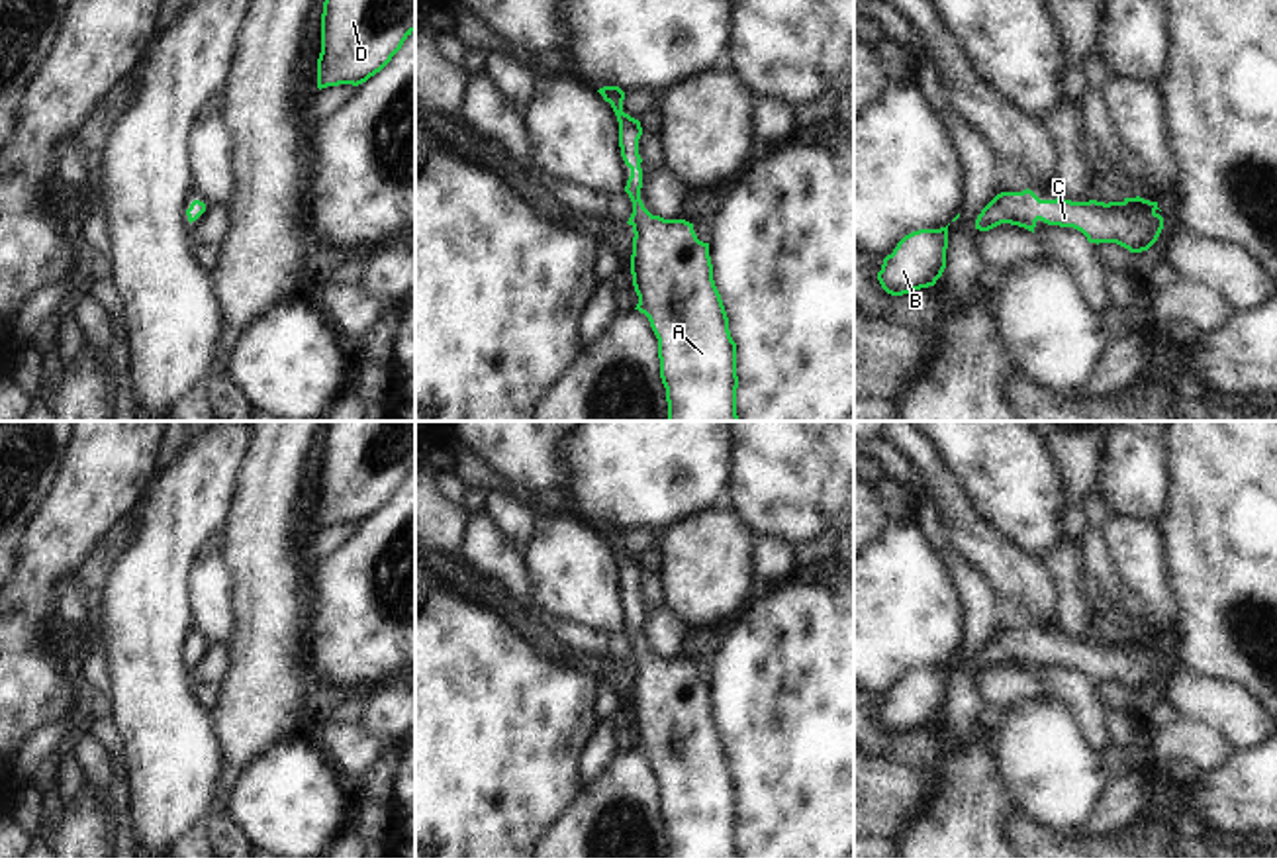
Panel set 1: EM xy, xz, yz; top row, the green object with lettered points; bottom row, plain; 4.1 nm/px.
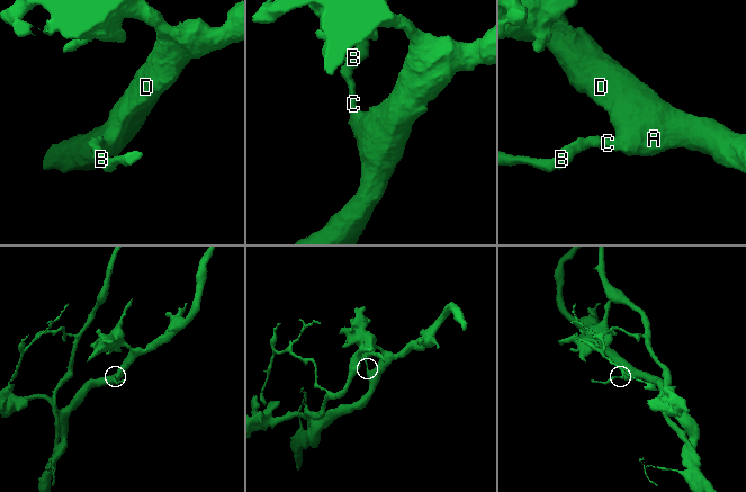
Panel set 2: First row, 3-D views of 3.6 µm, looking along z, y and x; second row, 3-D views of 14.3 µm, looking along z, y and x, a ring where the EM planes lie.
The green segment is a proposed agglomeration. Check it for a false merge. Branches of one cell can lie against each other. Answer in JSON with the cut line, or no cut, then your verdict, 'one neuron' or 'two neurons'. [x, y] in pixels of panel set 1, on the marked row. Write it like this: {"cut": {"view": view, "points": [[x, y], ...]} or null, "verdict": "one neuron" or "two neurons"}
{"cut": null, "verdict": "one neuron"}

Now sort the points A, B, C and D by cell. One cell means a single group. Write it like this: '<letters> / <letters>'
A B C D

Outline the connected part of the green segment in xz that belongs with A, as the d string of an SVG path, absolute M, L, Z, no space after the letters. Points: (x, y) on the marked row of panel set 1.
M619 86L597 90L611 104L619 121L619 147L631 168L625 192L633 202L631 274L638 296L635 310L644 313L658 339L660 378L666 388L668 421L740 421L736 415L736 343L729 331L729 317L713 280L709 243L697 239L693 223L652 215L642 200L642 168L638 139L640 121L623 112L625 92Z

